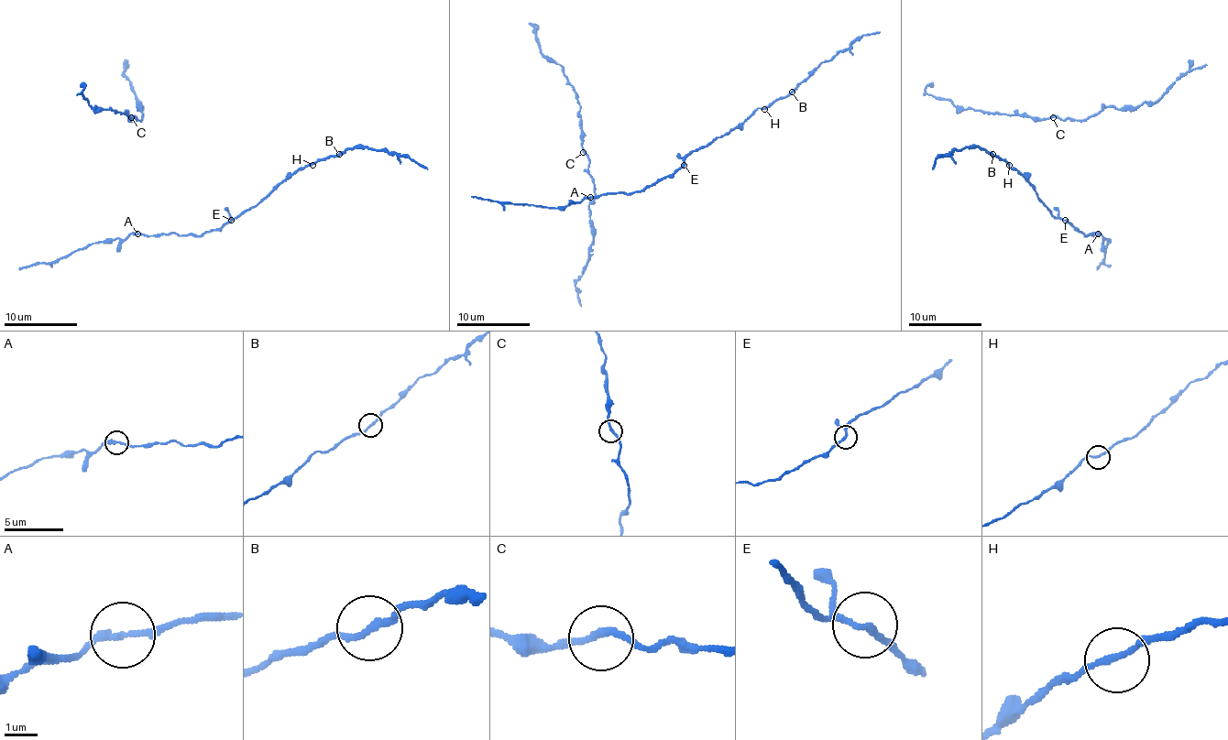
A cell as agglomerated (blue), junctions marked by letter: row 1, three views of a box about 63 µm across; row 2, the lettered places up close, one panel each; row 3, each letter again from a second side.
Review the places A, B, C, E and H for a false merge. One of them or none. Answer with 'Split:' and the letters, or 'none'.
Split: none

